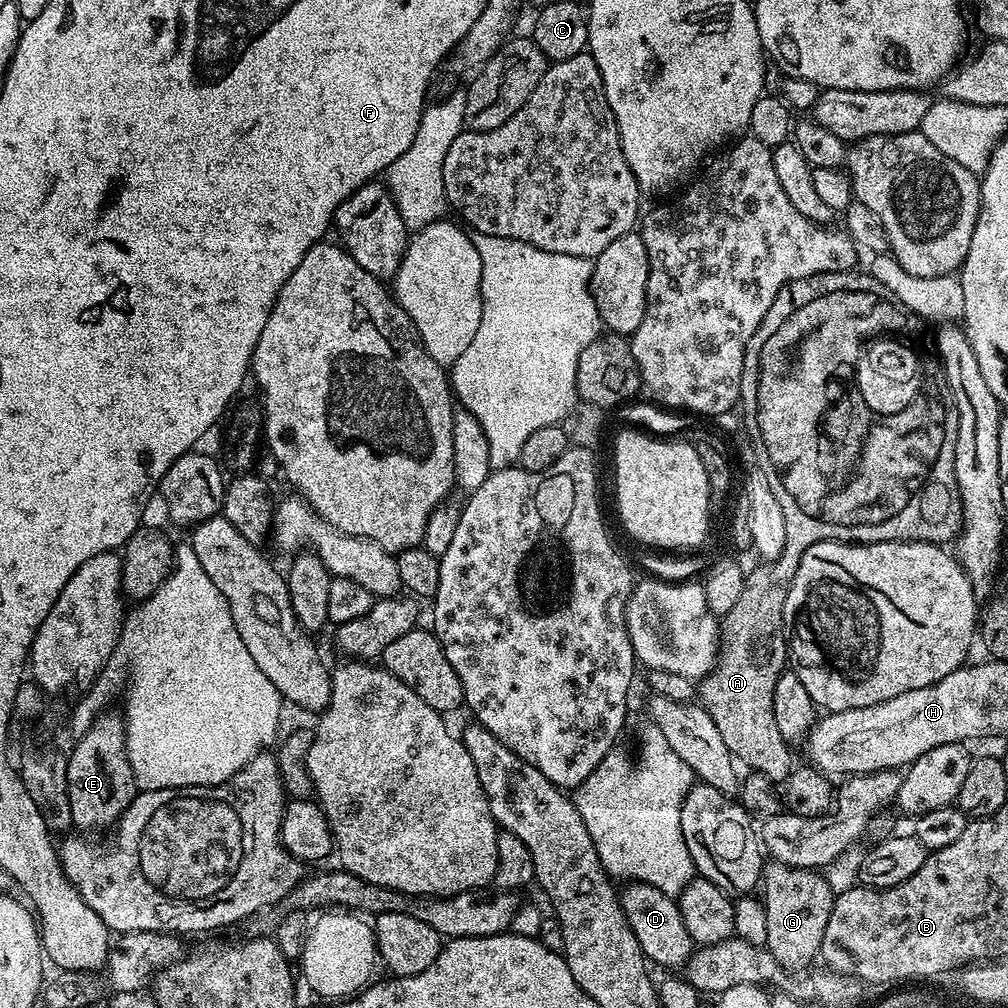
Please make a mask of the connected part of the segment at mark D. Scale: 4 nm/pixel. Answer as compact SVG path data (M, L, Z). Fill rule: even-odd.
M637 880L627 883L624 888L619 895L620 904L623 906L627 921L630 922L630 928L638 938L639 945L642 946L645 959L653 965L681 969L688 963L696 945L685 927L679 903L657 887Z

